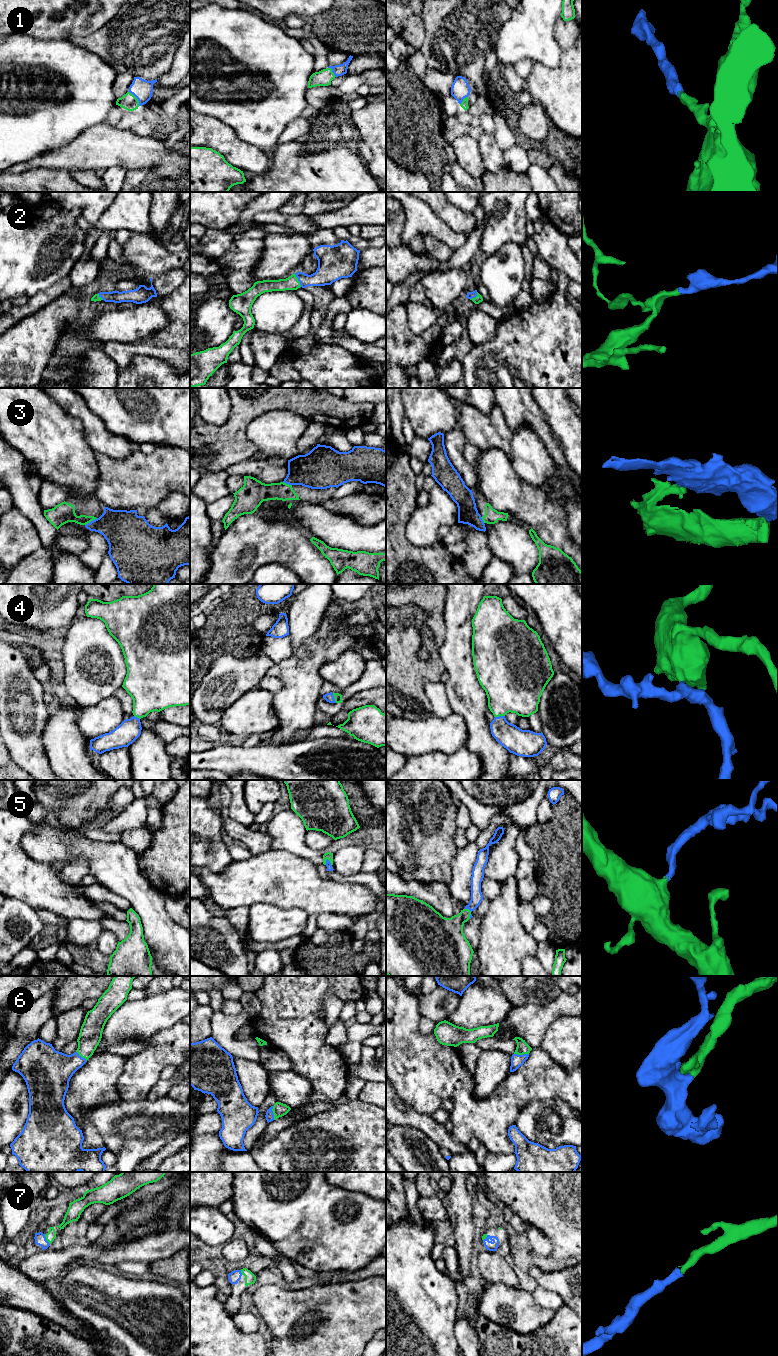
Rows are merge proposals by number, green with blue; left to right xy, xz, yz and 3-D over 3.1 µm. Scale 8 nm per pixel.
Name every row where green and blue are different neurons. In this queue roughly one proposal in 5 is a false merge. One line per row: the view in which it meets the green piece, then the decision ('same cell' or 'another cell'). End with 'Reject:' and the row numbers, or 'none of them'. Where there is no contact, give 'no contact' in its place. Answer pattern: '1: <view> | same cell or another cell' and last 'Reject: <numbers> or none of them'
1: xy | same cell
2: xz | same cell
3: xy | same cell
4: xz | same cell
5: yz | same cell
6: yz | same cell
7: xy | same cell
Reject: none of them

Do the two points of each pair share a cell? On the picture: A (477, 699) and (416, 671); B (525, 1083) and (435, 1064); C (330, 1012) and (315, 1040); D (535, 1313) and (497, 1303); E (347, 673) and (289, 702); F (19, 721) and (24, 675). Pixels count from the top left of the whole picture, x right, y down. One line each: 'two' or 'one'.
A: two
B: one
C: two
D: one
E: two
F: one

